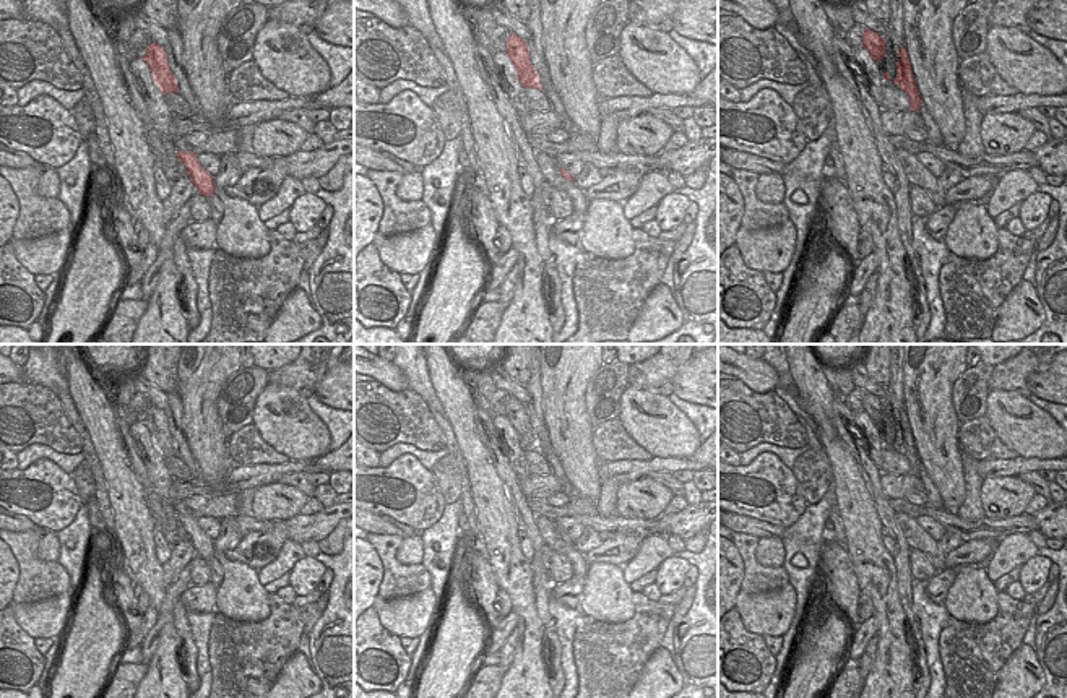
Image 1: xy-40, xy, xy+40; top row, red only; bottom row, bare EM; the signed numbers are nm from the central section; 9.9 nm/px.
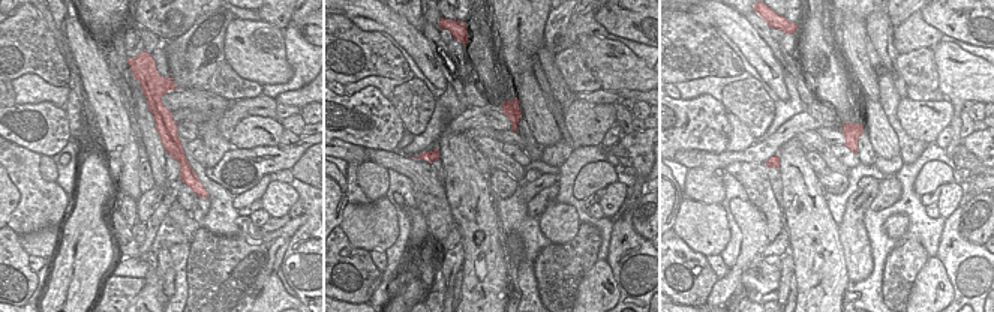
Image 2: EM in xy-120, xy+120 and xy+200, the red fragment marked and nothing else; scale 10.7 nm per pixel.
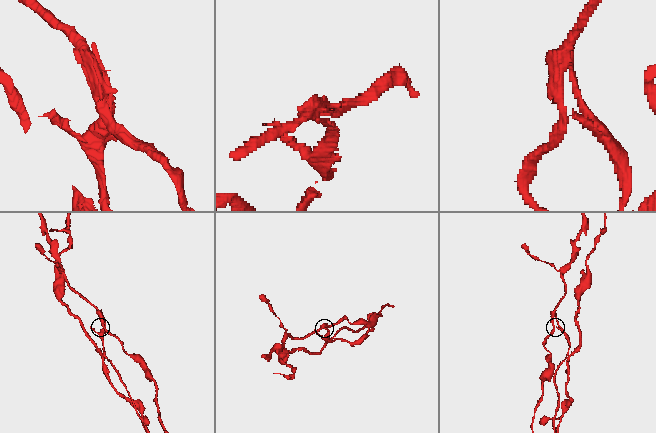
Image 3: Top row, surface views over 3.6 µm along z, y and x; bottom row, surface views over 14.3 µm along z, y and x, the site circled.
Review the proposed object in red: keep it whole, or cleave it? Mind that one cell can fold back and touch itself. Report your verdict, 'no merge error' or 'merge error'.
merge error

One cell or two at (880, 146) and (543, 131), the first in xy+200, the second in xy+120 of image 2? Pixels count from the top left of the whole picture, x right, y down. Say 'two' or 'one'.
one

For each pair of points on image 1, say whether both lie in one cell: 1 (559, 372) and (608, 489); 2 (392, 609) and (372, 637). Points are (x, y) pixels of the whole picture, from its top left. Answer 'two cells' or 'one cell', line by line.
1: two cells
2: two cells

